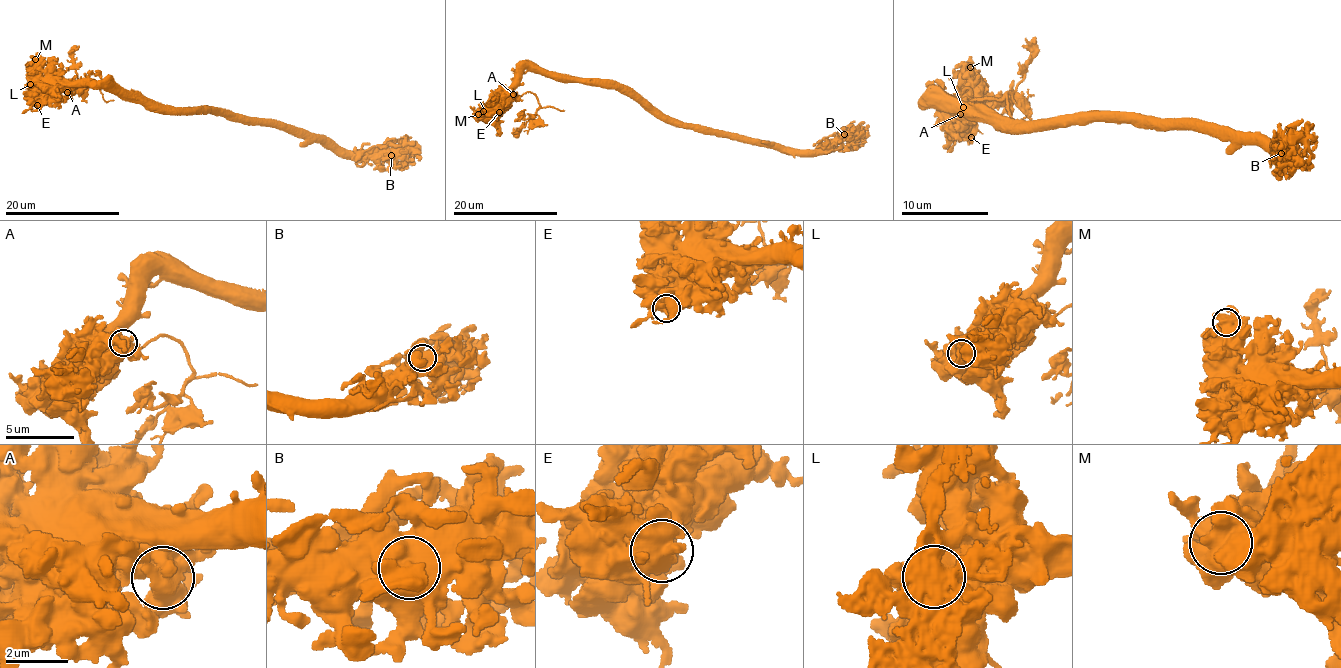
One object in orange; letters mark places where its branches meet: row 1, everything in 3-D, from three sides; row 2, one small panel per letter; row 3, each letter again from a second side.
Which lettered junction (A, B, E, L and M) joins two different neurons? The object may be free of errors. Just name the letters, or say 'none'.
A

